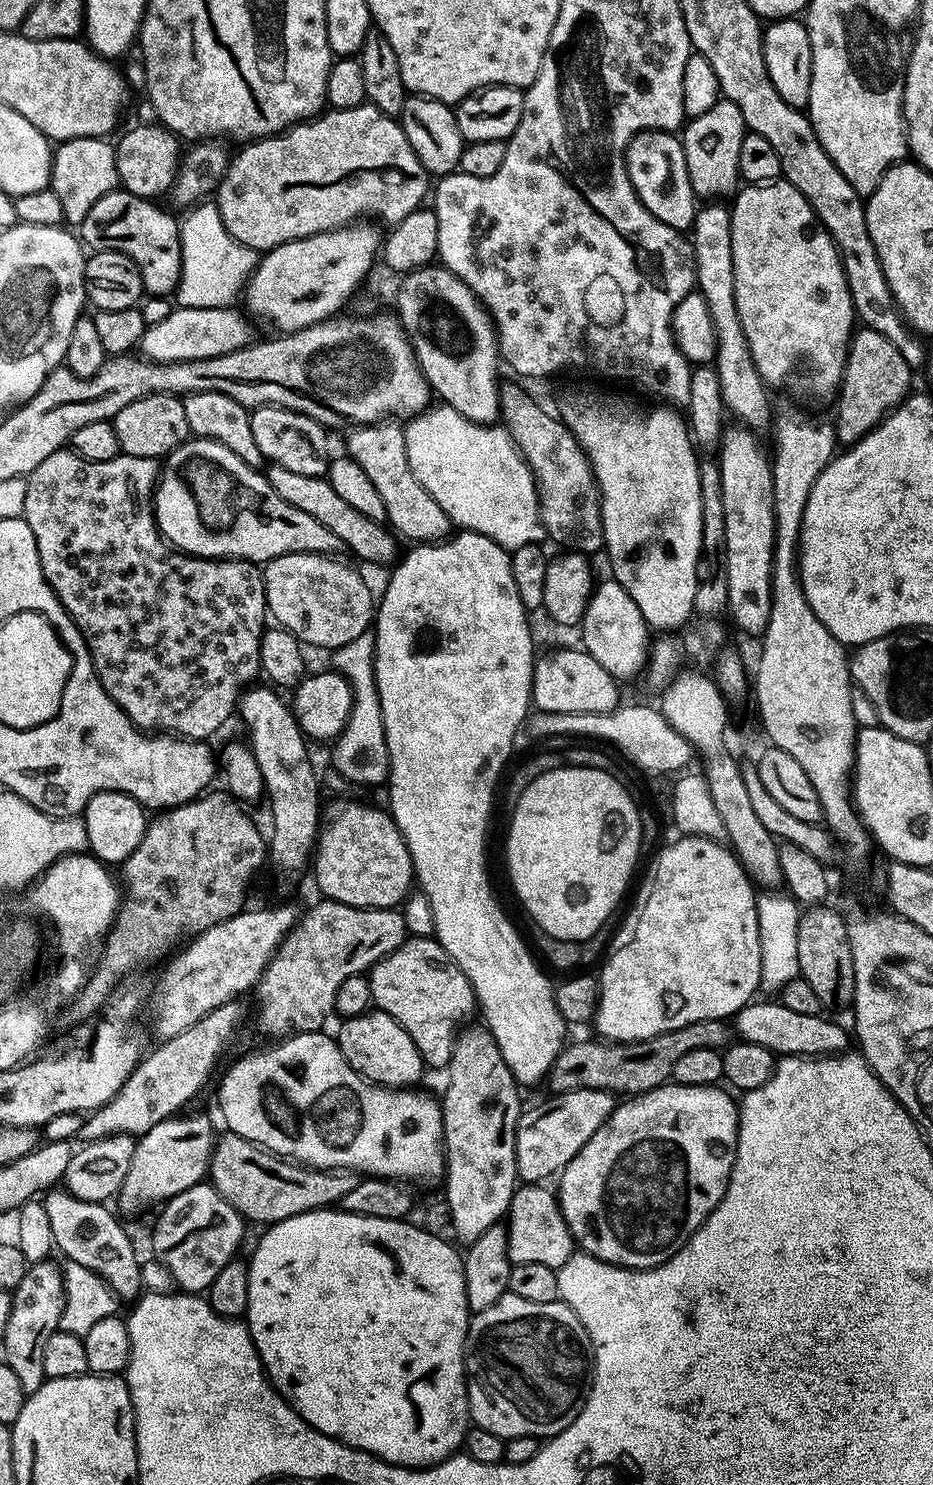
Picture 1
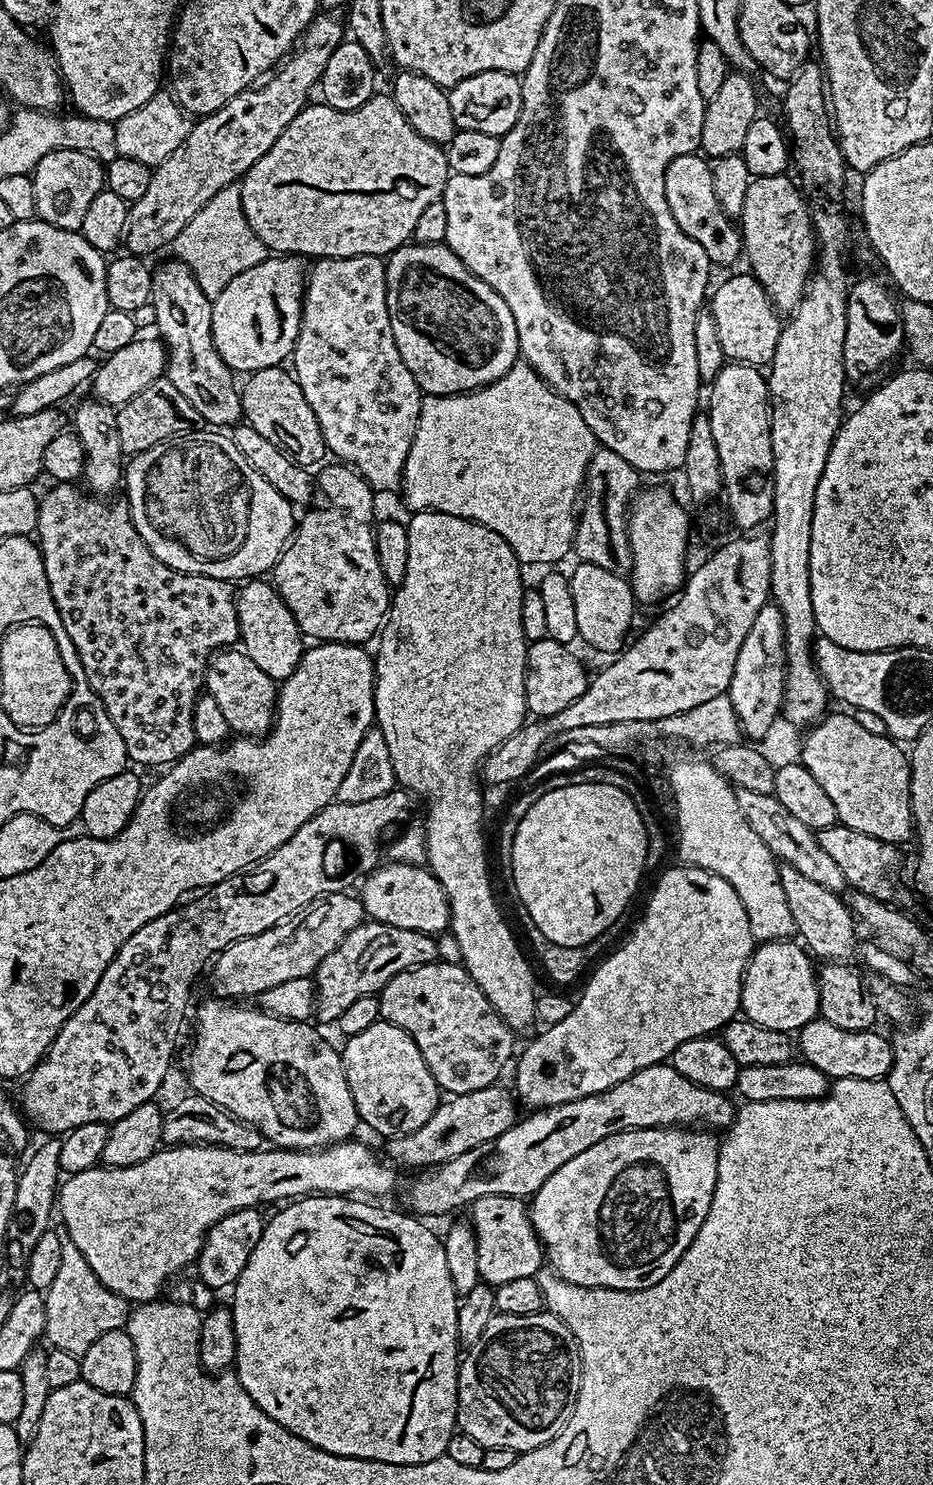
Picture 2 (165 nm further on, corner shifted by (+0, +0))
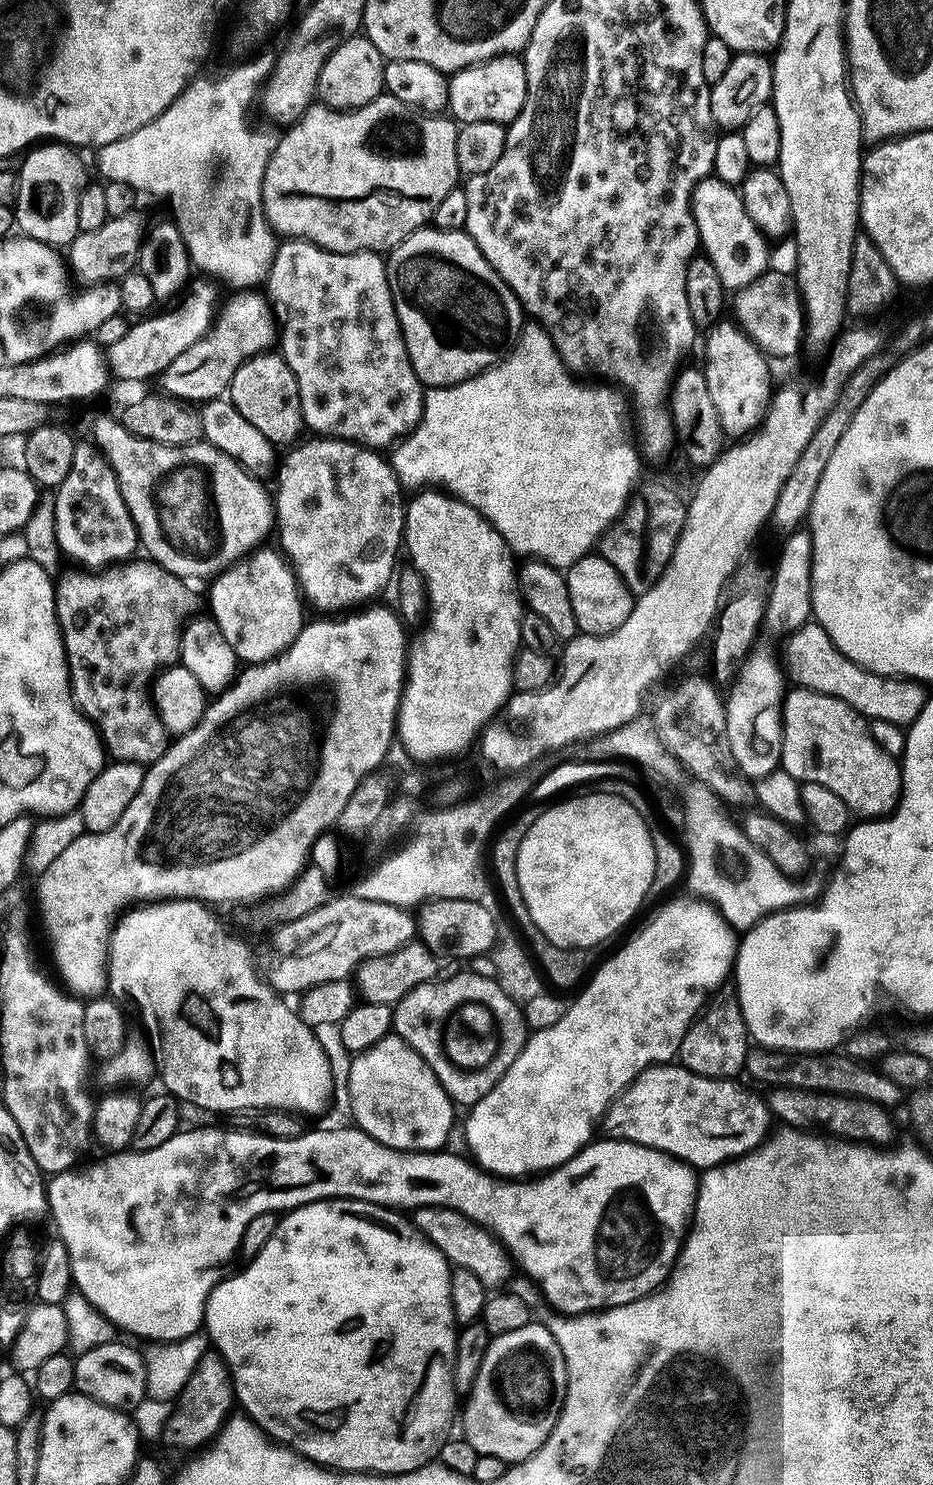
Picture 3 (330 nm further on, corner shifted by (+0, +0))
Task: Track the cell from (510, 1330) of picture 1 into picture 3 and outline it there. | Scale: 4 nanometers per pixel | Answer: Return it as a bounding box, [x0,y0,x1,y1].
[463,1322,568,1465]

